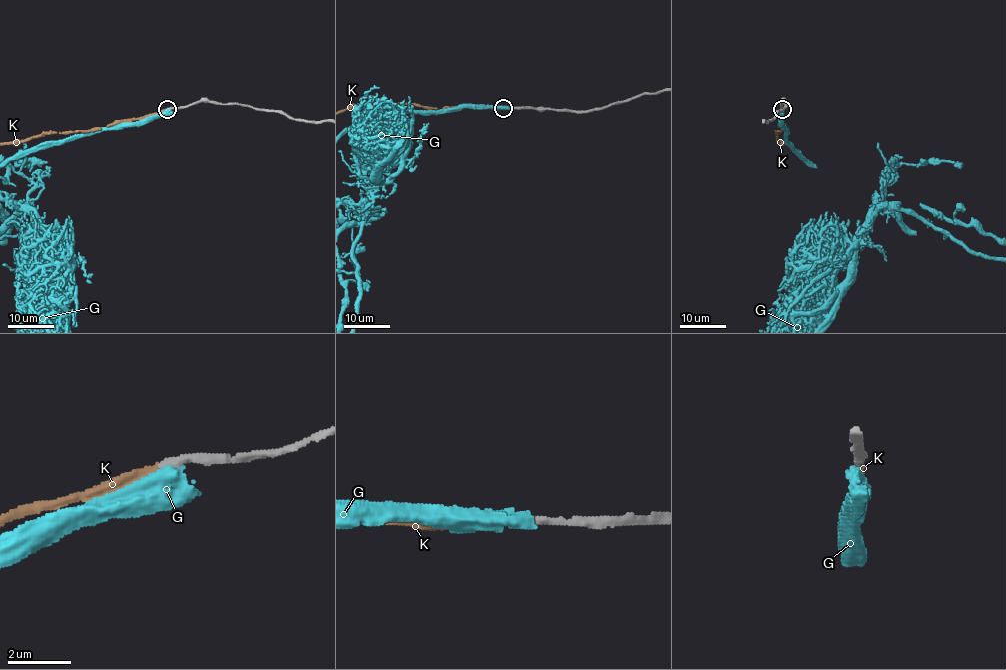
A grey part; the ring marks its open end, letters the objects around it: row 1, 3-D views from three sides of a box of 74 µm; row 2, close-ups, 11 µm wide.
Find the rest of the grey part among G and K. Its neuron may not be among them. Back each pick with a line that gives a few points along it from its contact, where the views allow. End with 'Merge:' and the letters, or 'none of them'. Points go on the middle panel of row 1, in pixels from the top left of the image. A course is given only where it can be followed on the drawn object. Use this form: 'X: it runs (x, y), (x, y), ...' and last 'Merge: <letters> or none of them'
Merge: K

